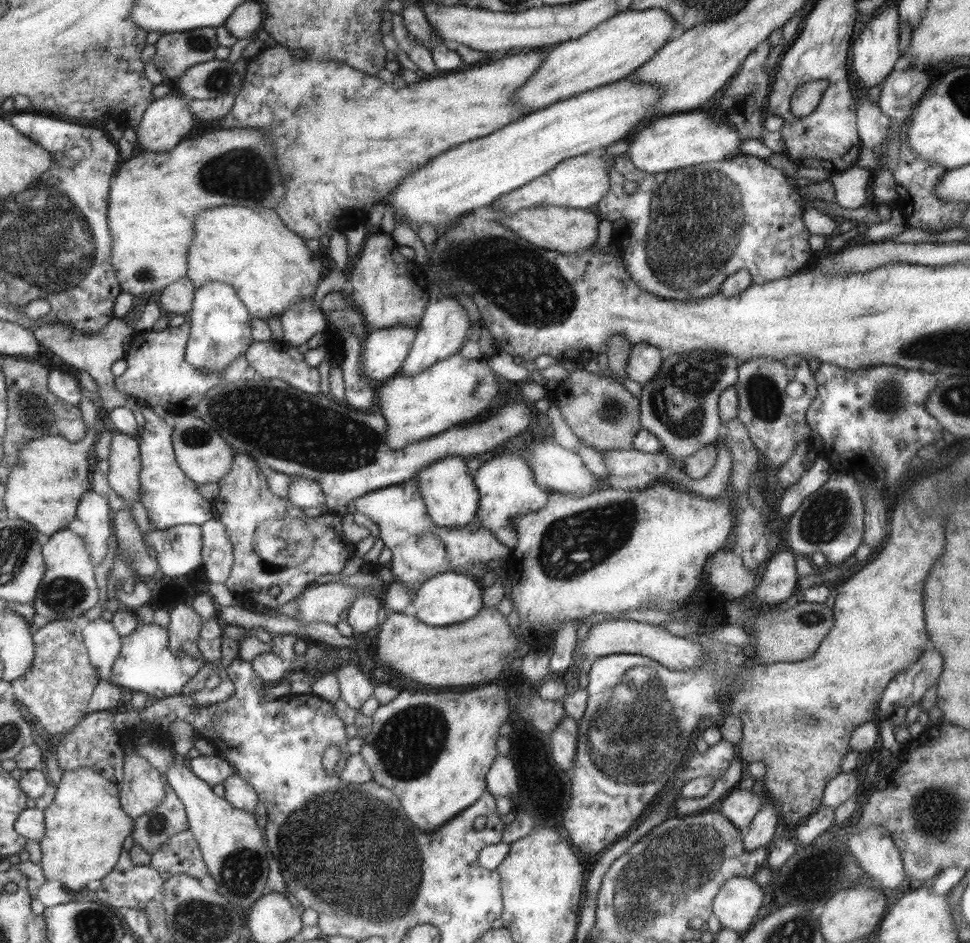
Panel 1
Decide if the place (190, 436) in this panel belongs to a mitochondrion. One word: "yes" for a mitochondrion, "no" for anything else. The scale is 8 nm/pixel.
yes

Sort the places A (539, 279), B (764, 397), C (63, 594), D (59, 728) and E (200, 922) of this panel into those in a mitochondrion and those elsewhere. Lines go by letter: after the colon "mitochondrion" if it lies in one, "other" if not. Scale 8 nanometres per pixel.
A: mitochondrion
B: mitochondrion
C: mitochondrion
D: other
E: mitochondrion

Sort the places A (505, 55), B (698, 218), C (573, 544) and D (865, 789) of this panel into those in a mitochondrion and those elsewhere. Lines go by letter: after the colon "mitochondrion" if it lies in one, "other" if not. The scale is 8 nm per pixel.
A: other
B: mitochondrion
C: mitochondrion
D: other

